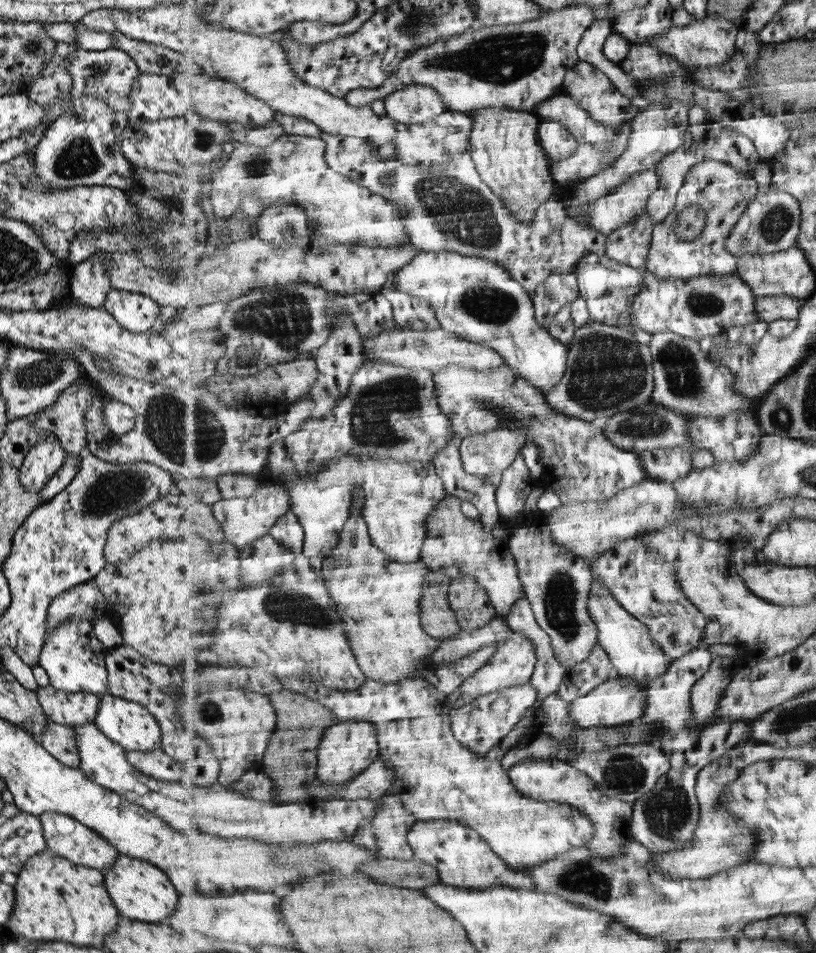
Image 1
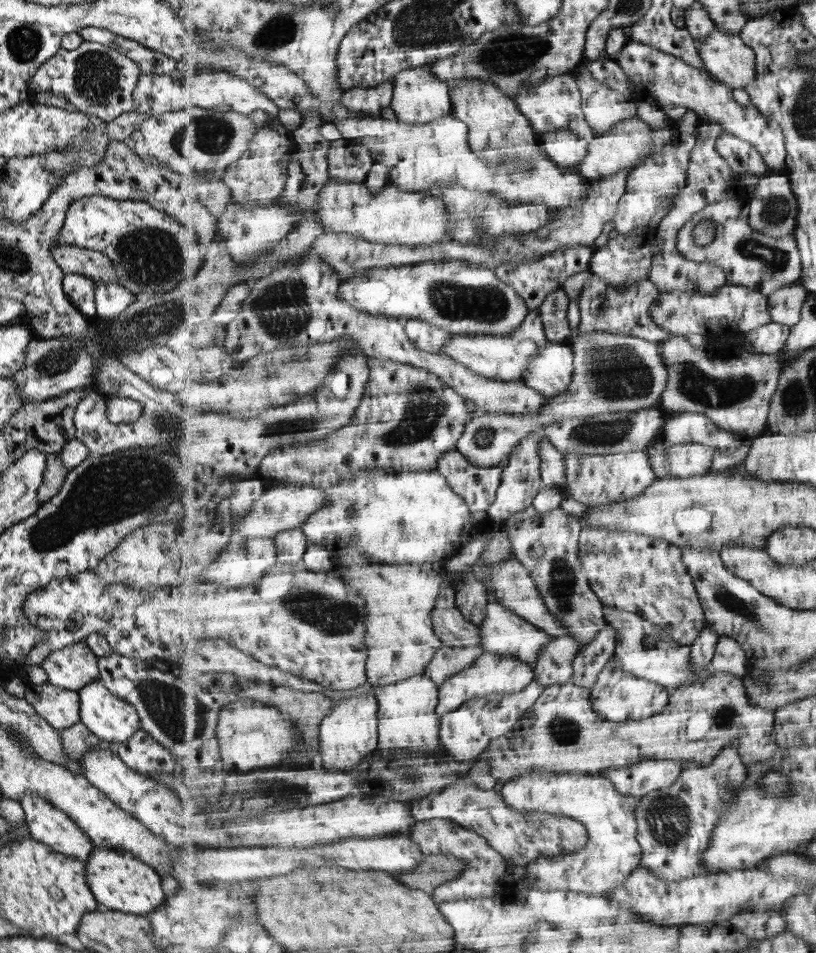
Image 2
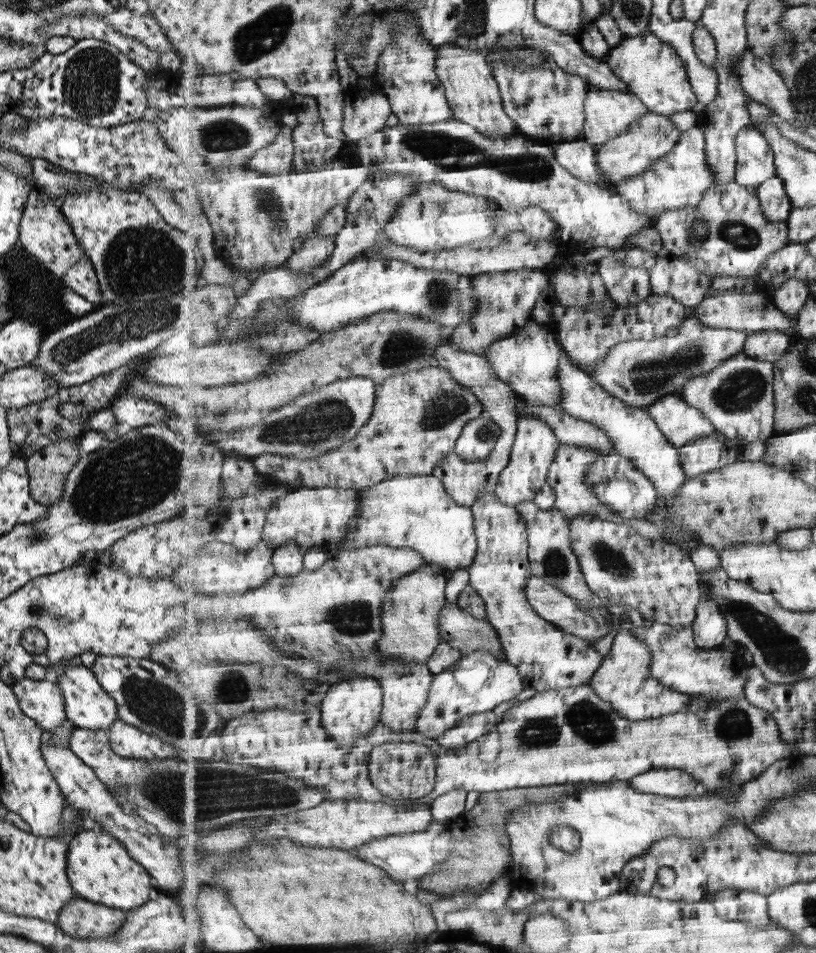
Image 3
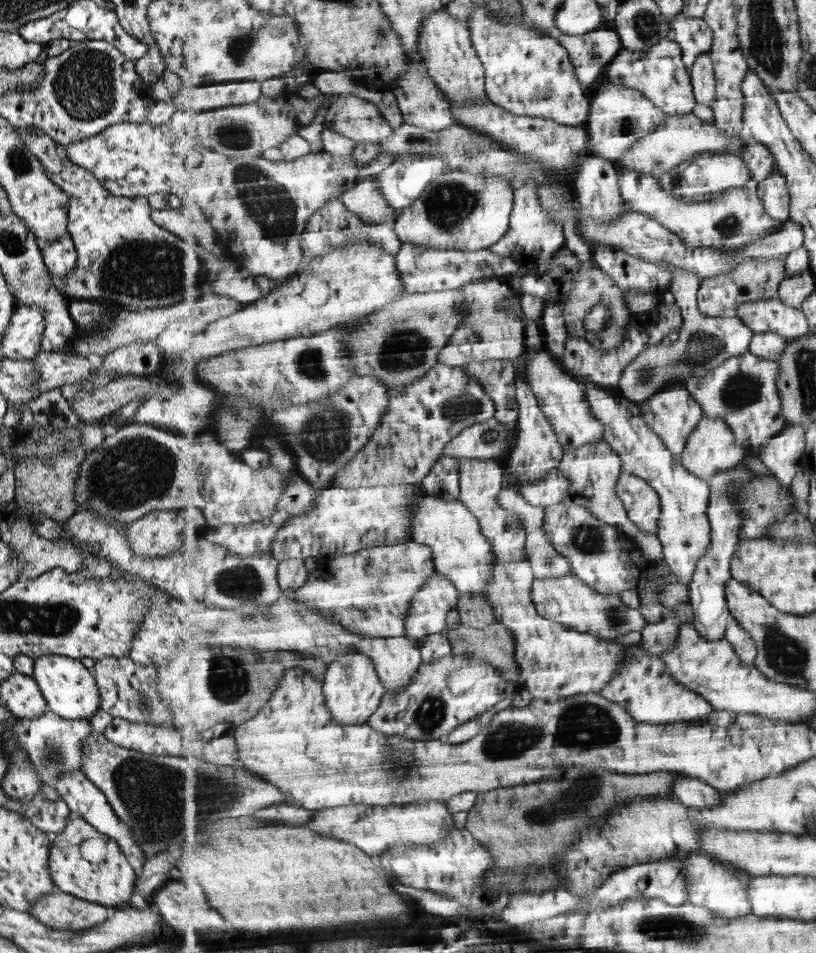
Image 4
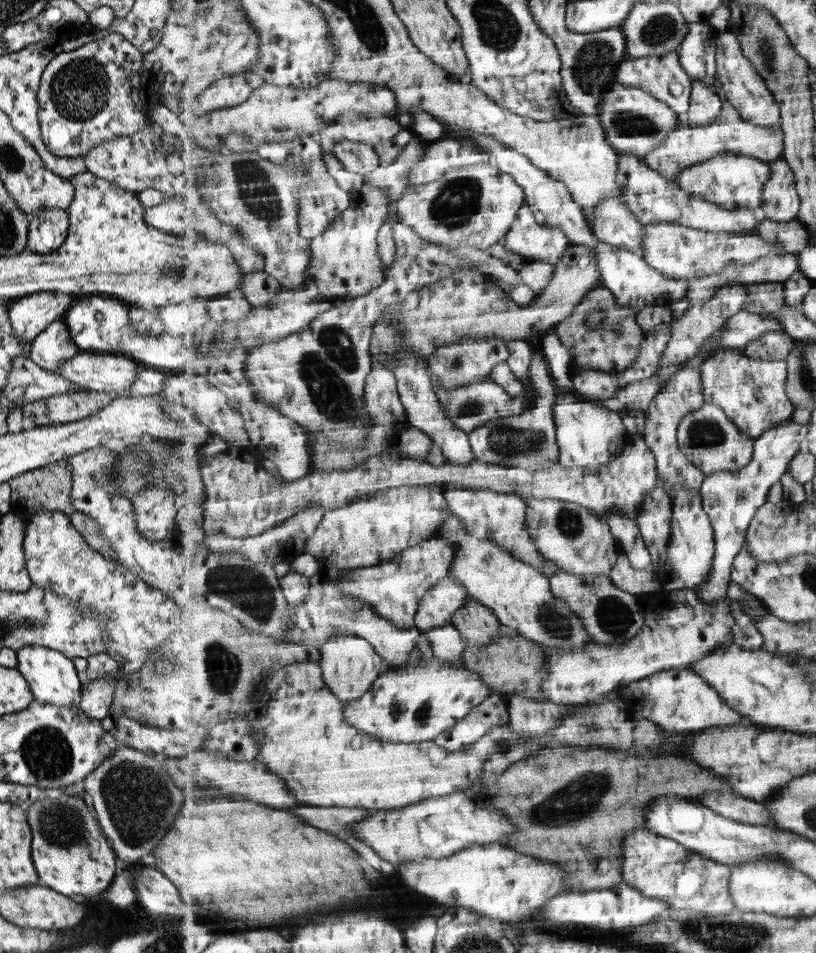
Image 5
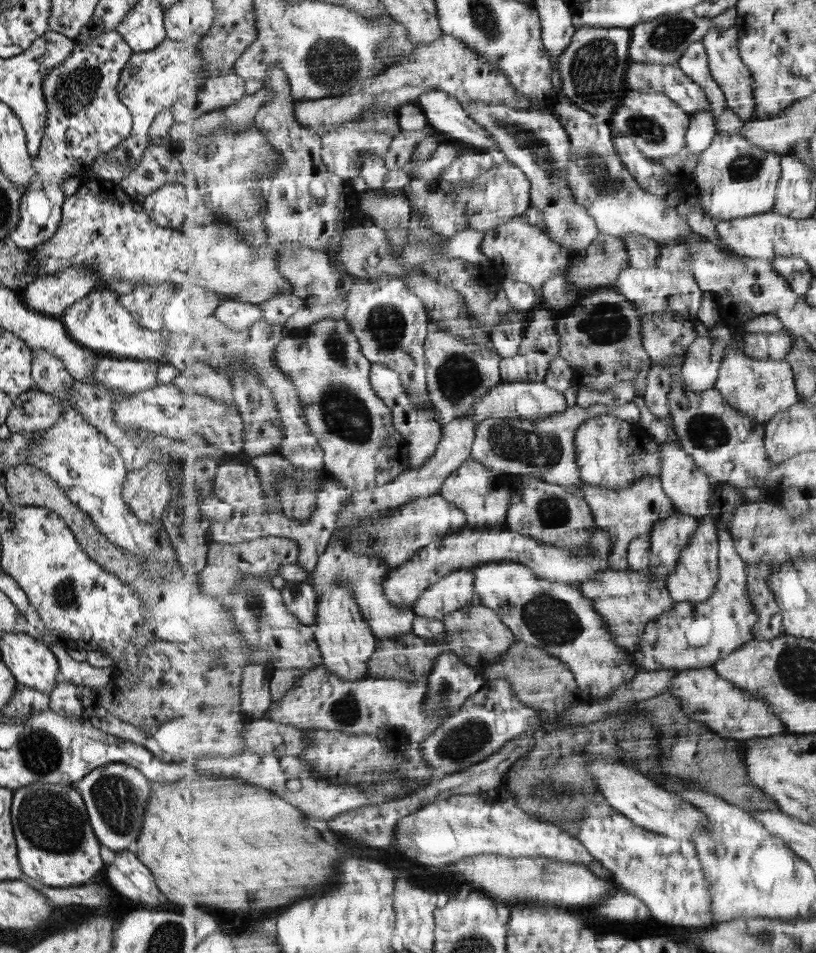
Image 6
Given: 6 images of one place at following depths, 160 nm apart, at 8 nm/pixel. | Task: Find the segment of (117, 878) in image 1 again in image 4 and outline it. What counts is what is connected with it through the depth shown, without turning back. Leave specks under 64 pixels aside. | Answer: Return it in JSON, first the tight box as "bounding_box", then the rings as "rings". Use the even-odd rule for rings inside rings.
{"bounding_box":[48,815,136,909],"rings":[[[67,815],[66,821],[64,822],[63,830],[61,830],[61,832],[52,834],[50,837],[48,850],[48,873],[51,877],[53,885],[55,885],[56,890],[59,890],[60,892],[73,896],[77,899],[85,900],[89,903],[96,903],[97,905],[103,905],[110,909],[117,908],[117,906],[119,906],[119,904],[123,904],[123,902],[125,902],[125,906],[127,906],[129,894],[133,894],[133,886],[135,886],[134,880],[136,876],[136,874],[133,872],[133,869],[131,869],[131,866],[129,866],[129,863],[125,861],[124,854],[120,851],[118,844],[113,839],[105,836],[104,834],[101,834],[100,832],[97,832],[90,824],[87,824],[87,822],[85,822],[83,819],[77,816],[69,815]]]}

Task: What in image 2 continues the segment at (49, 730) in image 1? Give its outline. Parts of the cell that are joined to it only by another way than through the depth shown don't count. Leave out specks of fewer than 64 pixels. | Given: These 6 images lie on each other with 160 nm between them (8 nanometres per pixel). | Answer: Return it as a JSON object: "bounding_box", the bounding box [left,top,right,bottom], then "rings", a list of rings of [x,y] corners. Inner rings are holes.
{"bounding_box":[58,723,112,760],"rings":[[[75,723],[69,728],[58,731],[64,751],[73,759],[79,760],[84,756],[84,752],[89,752],[92,748],[109,748],[112,750],[112,743],[101,740],[91,734],[83,724]]]}

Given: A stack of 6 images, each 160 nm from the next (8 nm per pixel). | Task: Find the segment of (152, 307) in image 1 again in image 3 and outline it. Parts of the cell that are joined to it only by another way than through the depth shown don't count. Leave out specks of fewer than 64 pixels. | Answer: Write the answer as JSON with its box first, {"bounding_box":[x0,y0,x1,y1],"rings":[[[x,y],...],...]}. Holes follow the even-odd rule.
{"bounding_box":[60,259,104,308],"rings":[[[85,259],[75,263],[63,272],[60,278],[67,288],[82,296],[95,308],[104,306],[101,302],[101,293],[97,286],[95,273],[89,260]]]}

